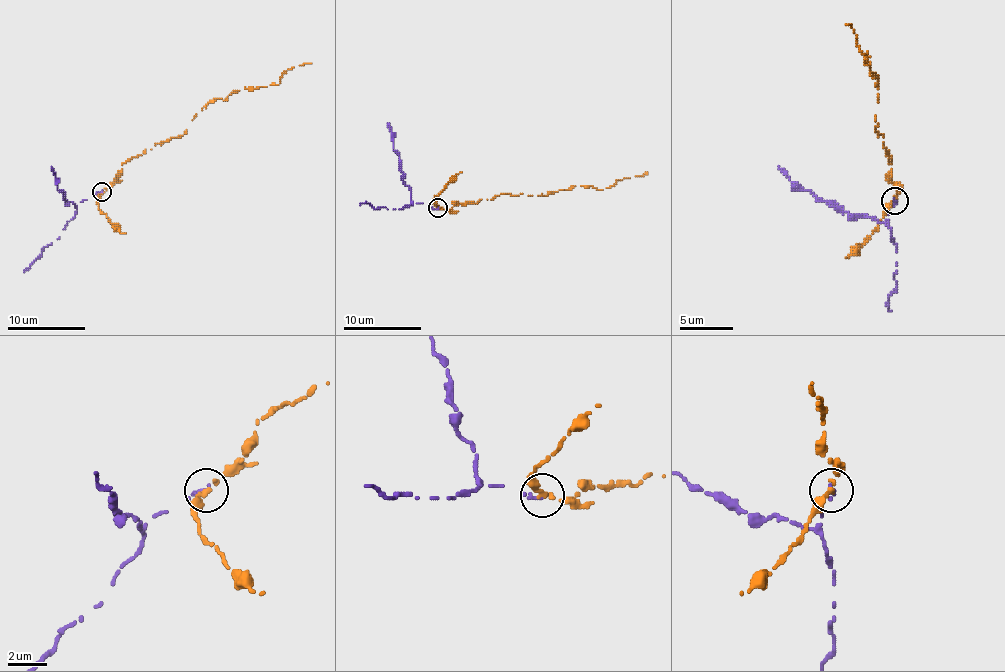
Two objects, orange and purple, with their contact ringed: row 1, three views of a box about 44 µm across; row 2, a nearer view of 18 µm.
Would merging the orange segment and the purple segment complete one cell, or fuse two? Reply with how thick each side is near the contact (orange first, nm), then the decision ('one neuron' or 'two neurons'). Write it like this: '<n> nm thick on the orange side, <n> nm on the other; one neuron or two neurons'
260 nm thick on the orange side, 180 nm on the other; two neurons

